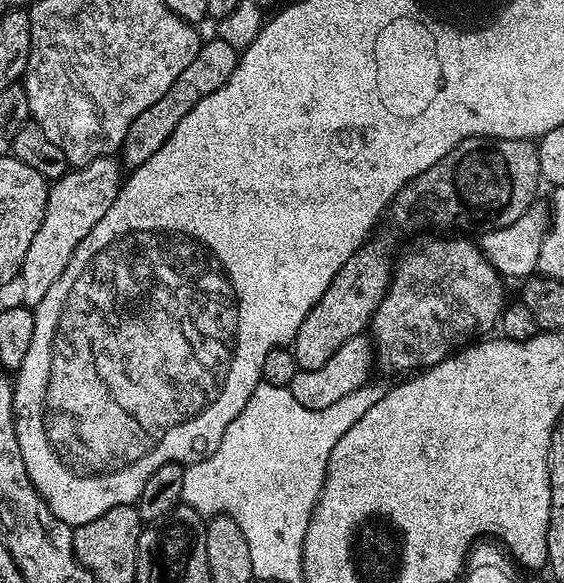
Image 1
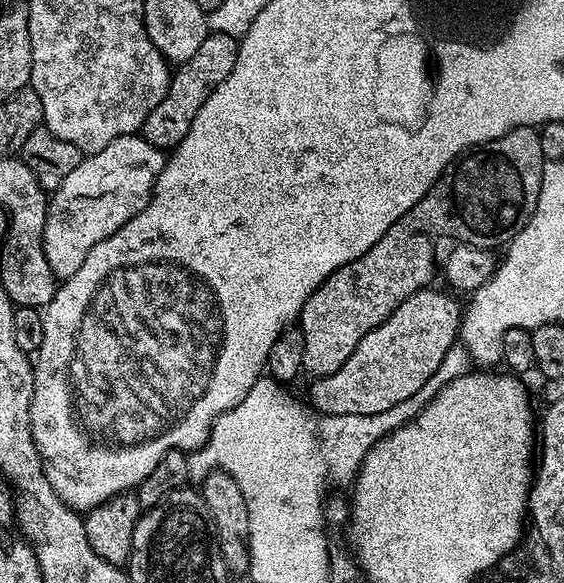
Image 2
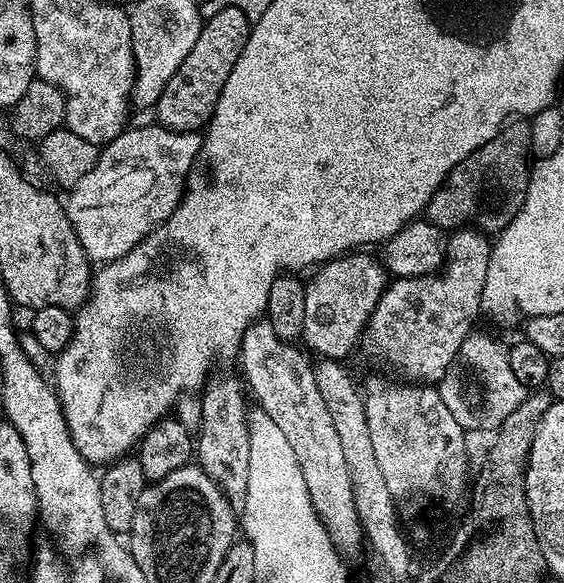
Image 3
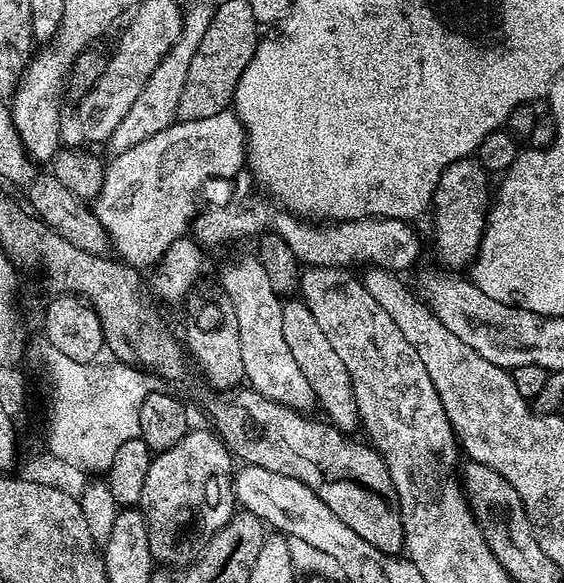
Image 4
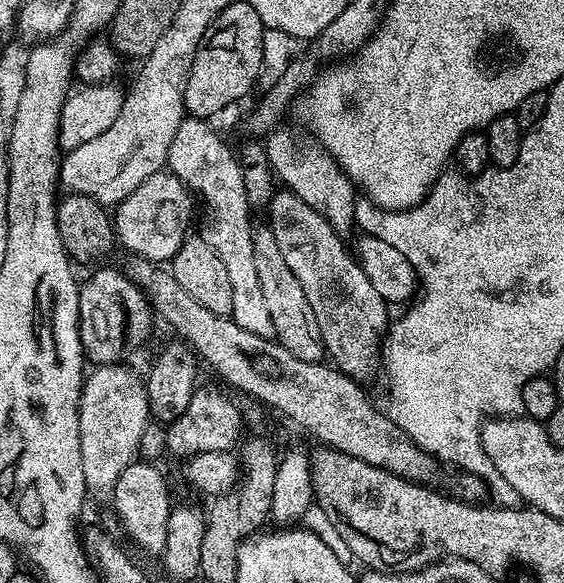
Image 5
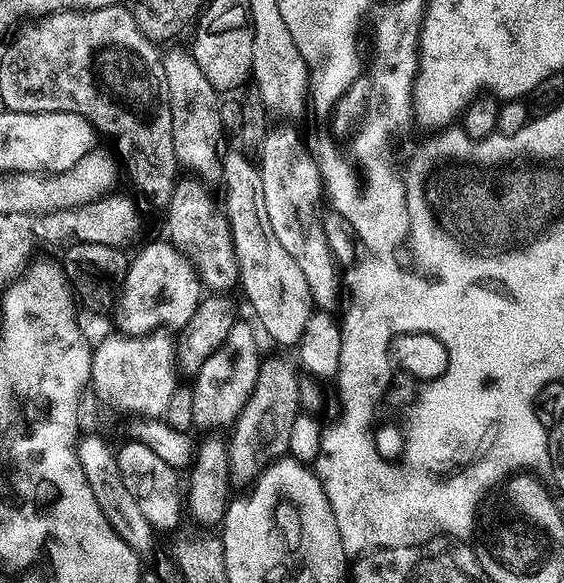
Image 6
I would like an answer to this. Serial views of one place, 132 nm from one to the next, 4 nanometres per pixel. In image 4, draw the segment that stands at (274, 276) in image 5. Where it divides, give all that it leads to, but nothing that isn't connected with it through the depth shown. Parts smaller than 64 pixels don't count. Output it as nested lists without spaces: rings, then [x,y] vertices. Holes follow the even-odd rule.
[[[288,298],[283,301],[282,328],[286,334],[287,345],[291,353],[302,366],[302,374],[306,374],[306,382],[314,390],[319,407],[324,407],[327,419],[333,428],[340,429],[345,434],[352,434],[356,427],[362,424],[360,406],[356,401],[356,394],[352,389],[352,379],[342,362],[340,349],[330,342],[321,320],[314,318],[314,314],[300,298]]]

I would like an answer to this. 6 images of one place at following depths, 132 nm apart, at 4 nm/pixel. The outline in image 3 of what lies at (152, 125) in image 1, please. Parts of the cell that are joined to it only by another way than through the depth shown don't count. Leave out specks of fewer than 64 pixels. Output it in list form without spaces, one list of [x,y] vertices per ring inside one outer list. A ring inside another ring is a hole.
[[[237,8],[218,10],[218,14],[203,21],[203,28],[194,48],[173,77],[166,82],[161,97],[155,104],[155,123],[159,127],[168,128],[172,132],[200,132],[207,125],[222,94],[222,86],[226,86],[226,78],[230,78],[234,62],[238,62],[246,46],[249,31],[250,22],[246,14],[242,14],[242,10]]]

